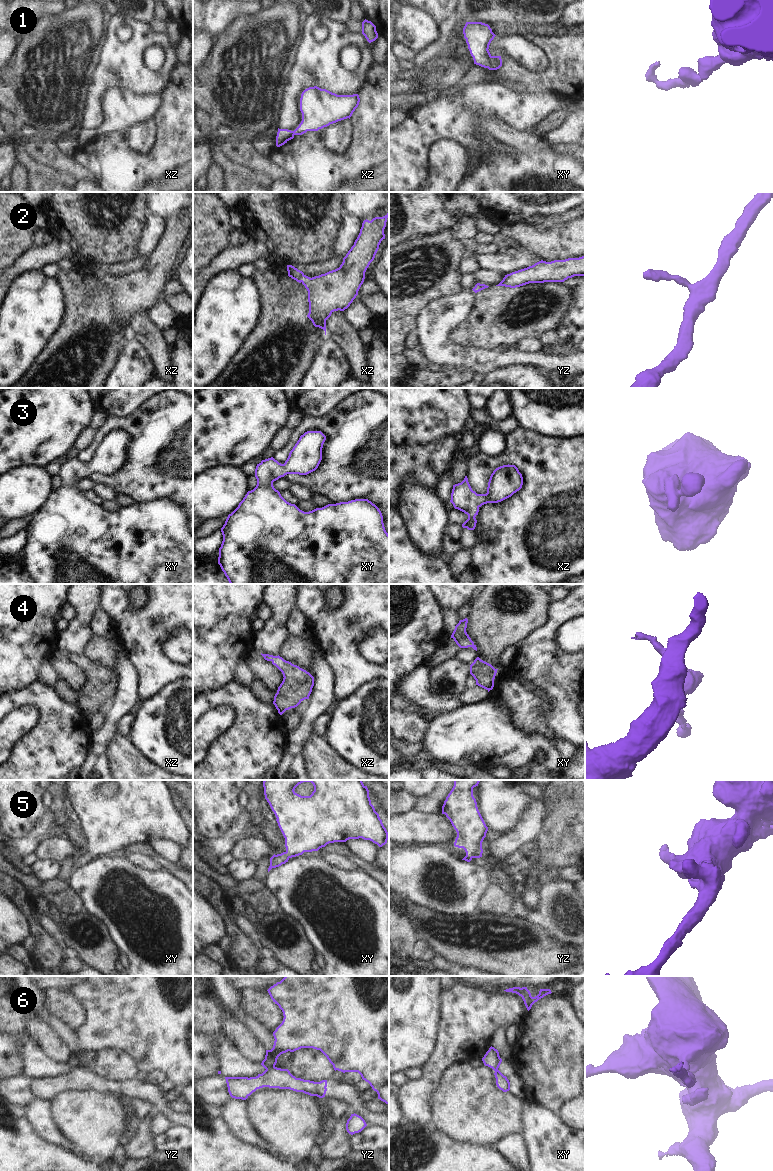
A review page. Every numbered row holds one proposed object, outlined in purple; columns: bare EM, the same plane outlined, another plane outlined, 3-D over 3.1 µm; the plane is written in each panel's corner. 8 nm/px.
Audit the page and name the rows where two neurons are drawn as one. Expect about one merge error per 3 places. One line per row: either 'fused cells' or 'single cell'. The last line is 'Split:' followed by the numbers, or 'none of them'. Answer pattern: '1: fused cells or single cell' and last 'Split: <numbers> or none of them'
1: single cell
2: single cell
3: single cell
4: single cell
5: single cell
6: fused cells
Split: 6

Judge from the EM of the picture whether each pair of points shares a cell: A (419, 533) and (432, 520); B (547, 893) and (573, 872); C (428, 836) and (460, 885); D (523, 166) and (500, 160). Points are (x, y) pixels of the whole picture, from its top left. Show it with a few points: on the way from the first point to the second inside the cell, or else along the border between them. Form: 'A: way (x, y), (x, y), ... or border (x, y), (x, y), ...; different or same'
A: way (420, 529), (428, 521); same
B: border (563, 866), (557, 877), (569, 879), (574, 883); different
C: border (426, 844), (447, 846); different
D: way (517, 166), (506, 166); same

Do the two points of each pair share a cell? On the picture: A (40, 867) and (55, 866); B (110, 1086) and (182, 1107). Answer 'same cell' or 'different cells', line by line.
A: same cell
B: different cells

